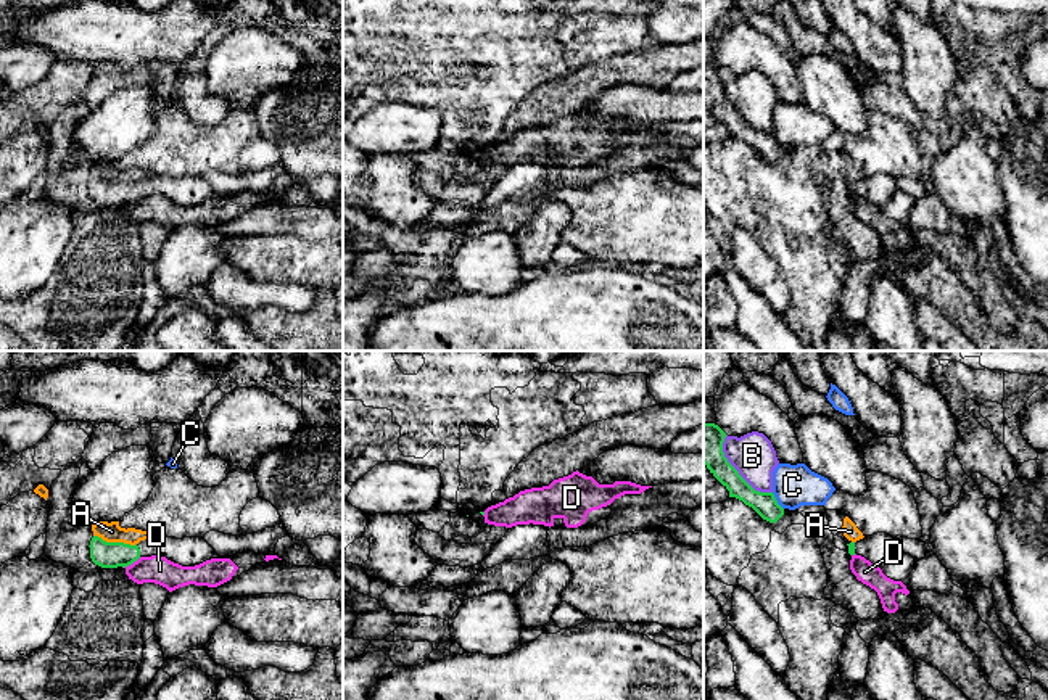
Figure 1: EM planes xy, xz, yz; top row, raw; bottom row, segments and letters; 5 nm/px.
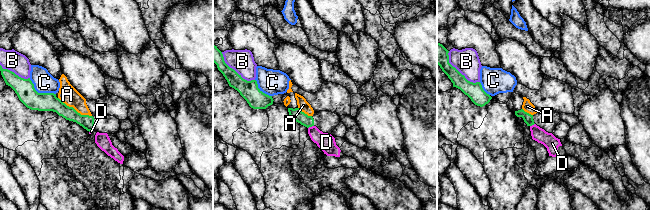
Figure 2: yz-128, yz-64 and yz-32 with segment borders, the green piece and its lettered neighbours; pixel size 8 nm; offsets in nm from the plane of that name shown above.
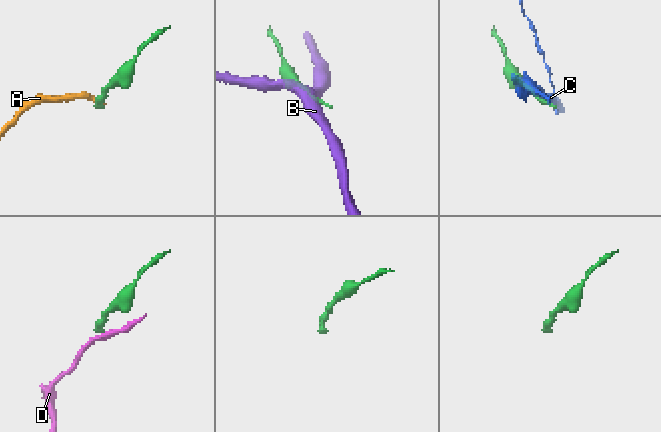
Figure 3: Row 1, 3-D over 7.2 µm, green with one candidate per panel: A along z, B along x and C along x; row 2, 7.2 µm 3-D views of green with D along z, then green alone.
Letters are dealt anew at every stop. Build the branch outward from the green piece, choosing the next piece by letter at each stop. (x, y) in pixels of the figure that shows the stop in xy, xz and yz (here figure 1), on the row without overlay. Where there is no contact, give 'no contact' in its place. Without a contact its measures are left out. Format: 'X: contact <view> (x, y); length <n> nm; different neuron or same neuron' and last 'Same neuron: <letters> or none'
A: contact xy (115, 182); length 220 nm; different neuron
B: contact yz (736, 110); length 380 nm; different neuron
C: contact yz (776, 140); length 110 nm; different neuron
D: contact xy (132, 201); length 100 nm; different neuron
Same neuron: none

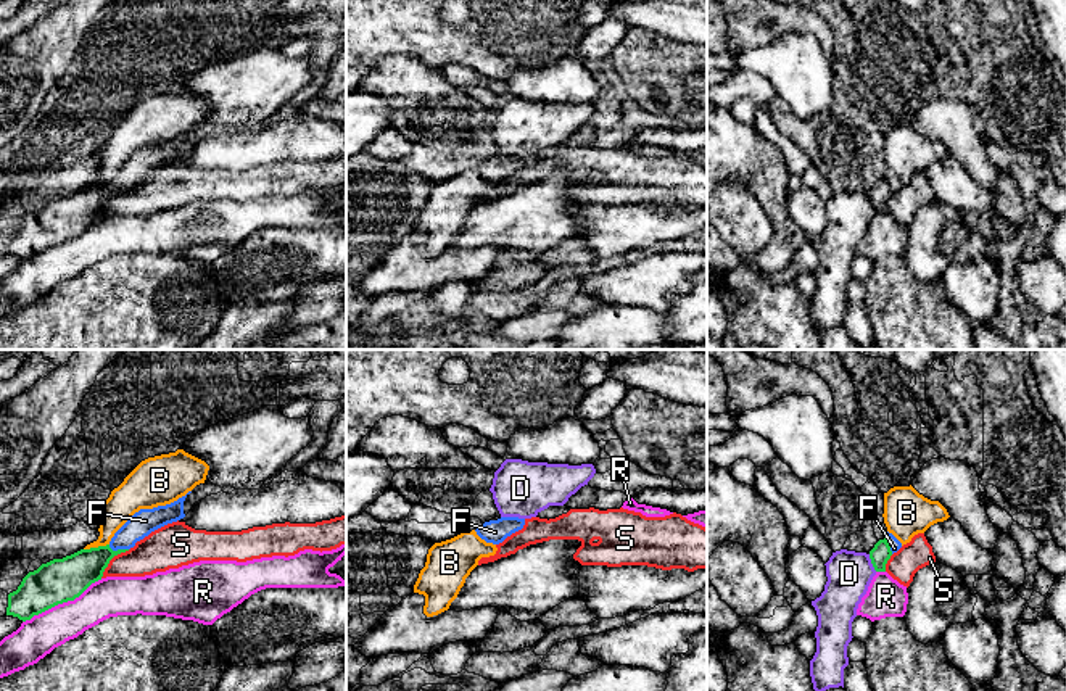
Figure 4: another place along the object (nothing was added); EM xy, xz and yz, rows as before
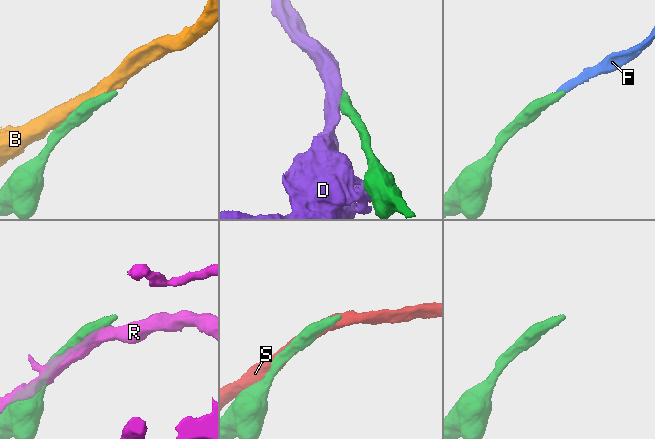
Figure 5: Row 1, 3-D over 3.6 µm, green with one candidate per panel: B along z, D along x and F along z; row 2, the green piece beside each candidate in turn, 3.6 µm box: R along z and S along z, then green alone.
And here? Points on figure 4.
B: contact xy (95, 187); length 130 nm; different neuron
D: contact yz (871, 202); length 100 nm; different neuron
F: contact xy (118, 189); length 110 nm; same neuron
R: contact xy (61, 242); length 460 nm; different neuron
S: contact xy (111, 197); length 200 nm; different neuron
Same neuron: F

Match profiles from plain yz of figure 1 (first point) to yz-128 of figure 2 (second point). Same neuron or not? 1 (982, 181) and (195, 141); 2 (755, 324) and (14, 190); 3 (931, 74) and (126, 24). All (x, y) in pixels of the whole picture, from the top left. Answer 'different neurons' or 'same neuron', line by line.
1: different neurons
2: same neuron
3: different neurons

